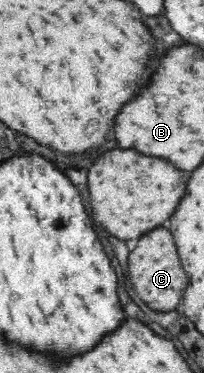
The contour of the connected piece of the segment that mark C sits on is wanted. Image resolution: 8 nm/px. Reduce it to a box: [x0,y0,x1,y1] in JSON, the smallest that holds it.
[128,228,186,310]

